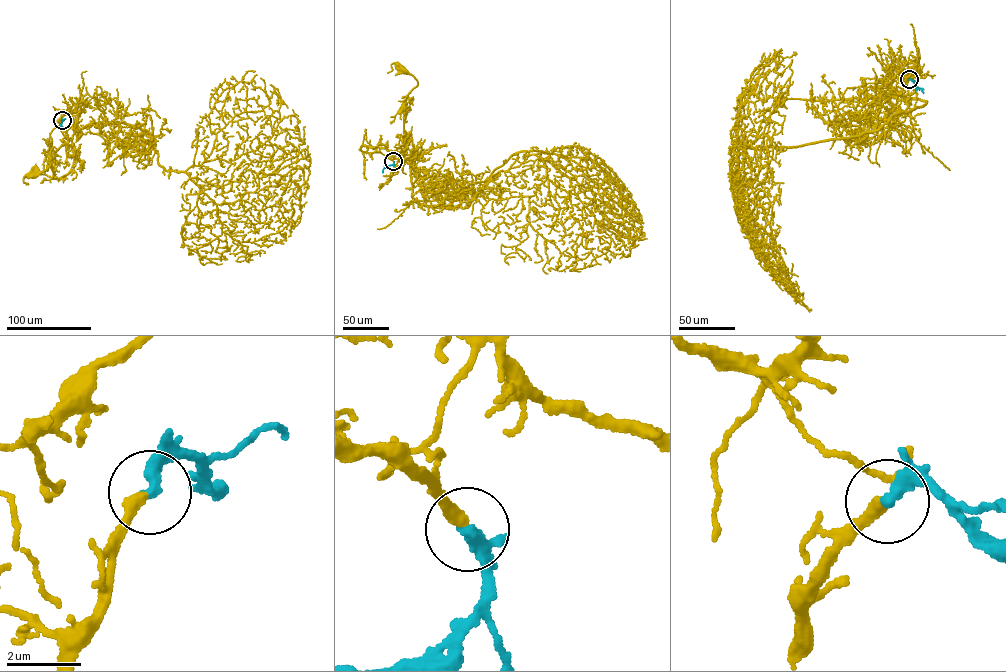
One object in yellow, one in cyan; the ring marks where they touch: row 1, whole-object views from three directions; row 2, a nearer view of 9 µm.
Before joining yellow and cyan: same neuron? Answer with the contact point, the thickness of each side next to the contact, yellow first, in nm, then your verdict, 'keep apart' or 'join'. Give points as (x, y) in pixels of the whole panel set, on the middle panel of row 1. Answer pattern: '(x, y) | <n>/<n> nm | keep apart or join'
(393, 161) | 320/380 nm | join

